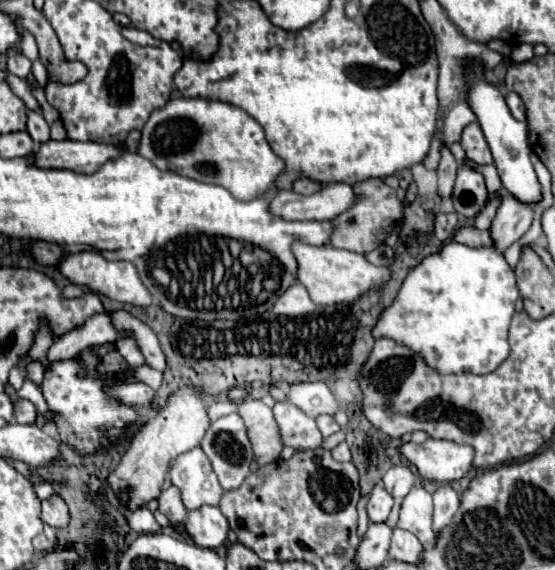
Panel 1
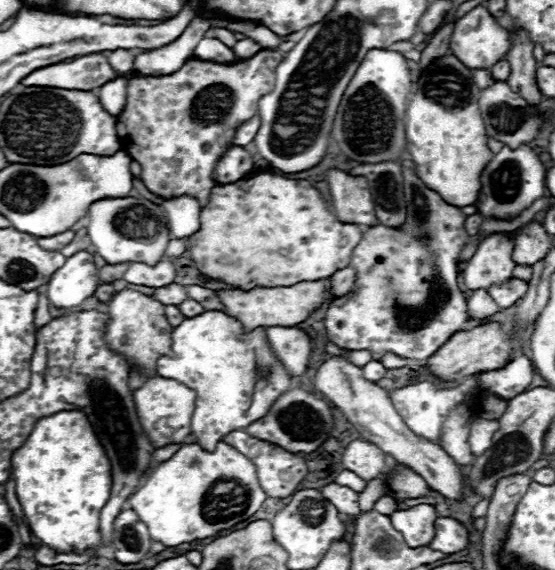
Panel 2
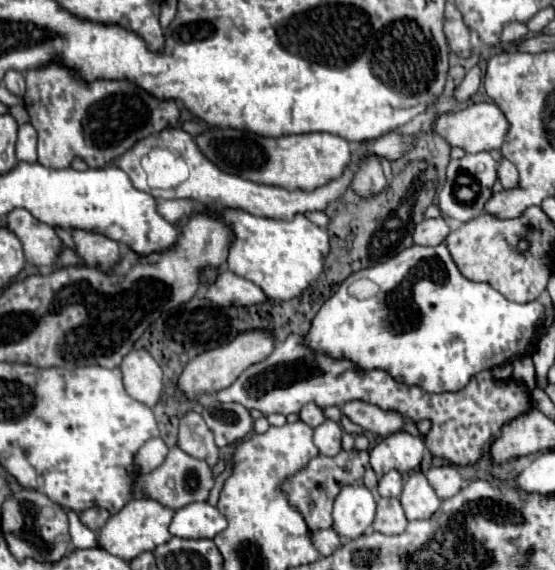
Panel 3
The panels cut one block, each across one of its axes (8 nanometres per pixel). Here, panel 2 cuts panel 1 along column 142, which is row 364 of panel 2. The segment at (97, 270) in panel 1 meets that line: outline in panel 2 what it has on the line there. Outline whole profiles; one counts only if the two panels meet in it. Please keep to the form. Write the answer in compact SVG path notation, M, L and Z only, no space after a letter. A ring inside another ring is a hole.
M270 326L266 330L268 342L272 342L272 350L282 360L286 370L294 376L300 376L306 370L308 356L310 356L310 338L300 328L284 328L284 326Z

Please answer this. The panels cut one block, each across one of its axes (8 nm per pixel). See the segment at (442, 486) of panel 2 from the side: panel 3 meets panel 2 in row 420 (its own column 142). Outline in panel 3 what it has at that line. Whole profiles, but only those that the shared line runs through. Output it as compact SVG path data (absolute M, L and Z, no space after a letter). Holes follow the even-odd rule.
M132 350L122 360L120 370L124 374L124 388L126 388L126 392L134 400L138 400L138 402L154 408L156 402L158 402L158 398L160 398L160 392L162 392L162 368L158 366L158 362L146 350Z

